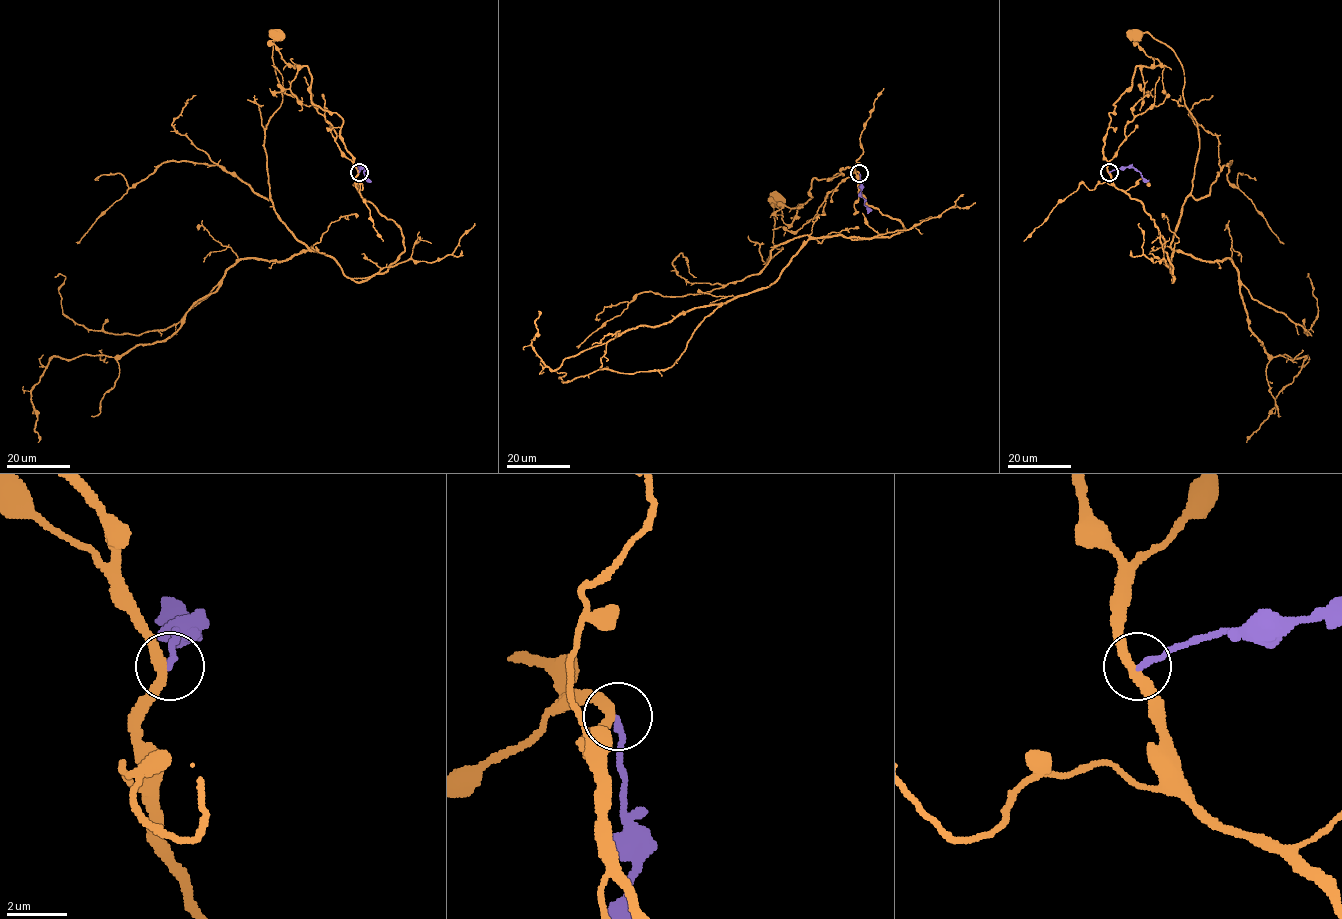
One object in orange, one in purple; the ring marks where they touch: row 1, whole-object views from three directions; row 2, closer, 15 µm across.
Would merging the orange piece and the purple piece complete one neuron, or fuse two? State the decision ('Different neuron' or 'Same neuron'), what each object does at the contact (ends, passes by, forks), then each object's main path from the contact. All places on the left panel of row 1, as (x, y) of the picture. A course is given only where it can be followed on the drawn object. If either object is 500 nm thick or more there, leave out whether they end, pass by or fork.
Different neuron. At the ring orange passes by. At the ring purple ends. Course of orange: (358, 172), (340, 135), (343, 119), (311, 101), (307, 66), (294, 67), (282, 58), (271, 42), (278, 34). Course of purple: (359, 172), (362, 167), (366, 180)

